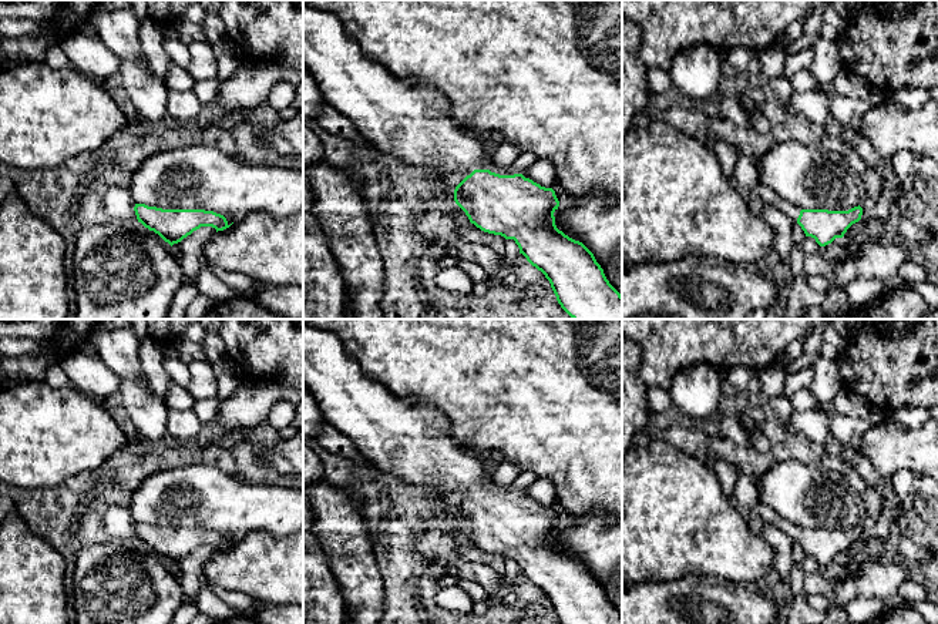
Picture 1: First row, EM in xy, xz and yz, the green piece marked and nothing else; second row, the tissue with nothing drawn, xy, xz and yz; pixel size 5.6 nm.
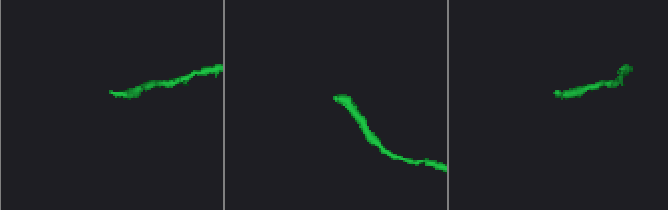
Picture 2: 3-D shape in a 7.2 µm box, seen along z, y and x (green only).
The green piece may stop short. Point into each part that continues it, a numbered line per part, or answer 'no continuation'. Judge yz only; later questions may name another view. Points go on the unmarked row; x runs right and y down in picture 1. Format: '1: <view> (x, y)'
1: yz (767, 515)

